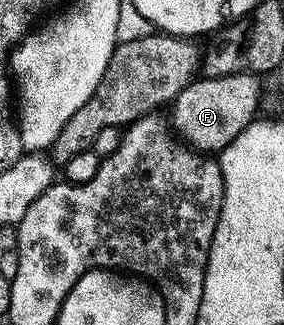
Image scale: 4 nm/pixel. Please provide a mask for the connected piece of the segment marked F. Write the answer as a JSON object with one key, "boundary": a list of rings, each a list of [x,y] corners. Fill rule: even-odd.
{"boundary":[[[225,75],[208,79],[195,78],[174,99],[172,127],[175,132],[182,131],[181,138],[189,146],[203,153],[220,153],[258,114],[258,102],[262,99],[262,87],[257,75]]]}

